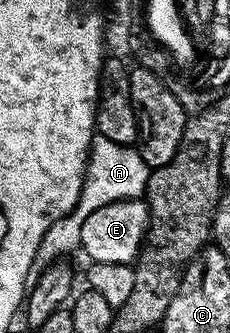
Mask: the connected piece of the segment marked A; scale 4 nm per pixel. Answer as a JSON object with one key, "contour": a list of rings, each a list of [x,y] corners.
{"contour":[[[99,135],[93,136],[92,148],[88,155],[88,170],[84,173],[82,191],[75,207],[67,213],[61,221],[56,221],[48,229],[47,235],[42,239],[38,251],[32,260],[32,273],[39,275],[44,270],[57,264],[63,253],[74,250],[80,244],[80,228],[82,223],[98,207],[106,207],[115,201],[135,201],[145,196],[148,188],[148,164],[142,159],[139,148],[130,145],[110,143],[110,139]]]}

